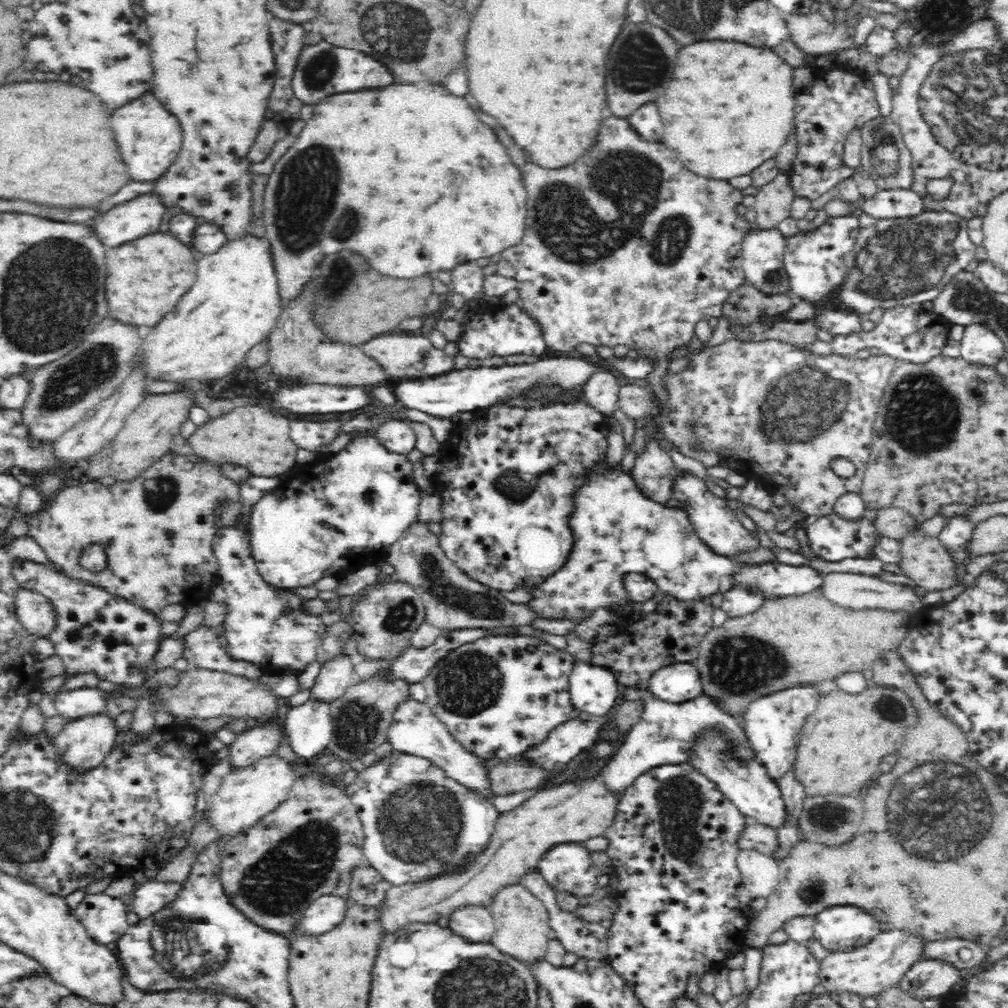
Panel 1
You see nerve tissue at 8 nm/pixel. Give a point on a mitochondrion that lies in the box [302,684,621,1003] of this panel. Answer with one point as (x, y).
(419, 824)

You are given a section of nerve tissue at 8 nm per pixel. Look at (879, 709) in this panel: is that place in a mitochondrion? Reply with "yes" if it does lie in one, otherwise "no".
yes

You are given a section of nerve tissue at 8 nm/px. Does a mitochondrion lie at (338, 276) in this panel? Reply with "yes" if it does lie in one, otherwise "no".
yes

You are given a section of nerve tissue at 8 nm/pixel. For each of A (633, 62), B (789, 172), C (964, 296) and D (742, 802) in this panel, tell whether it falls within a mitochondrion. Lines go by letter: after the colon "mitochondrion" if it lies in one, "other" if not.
A: mitochondrion
B: other
C: mitochondrion
D: other

